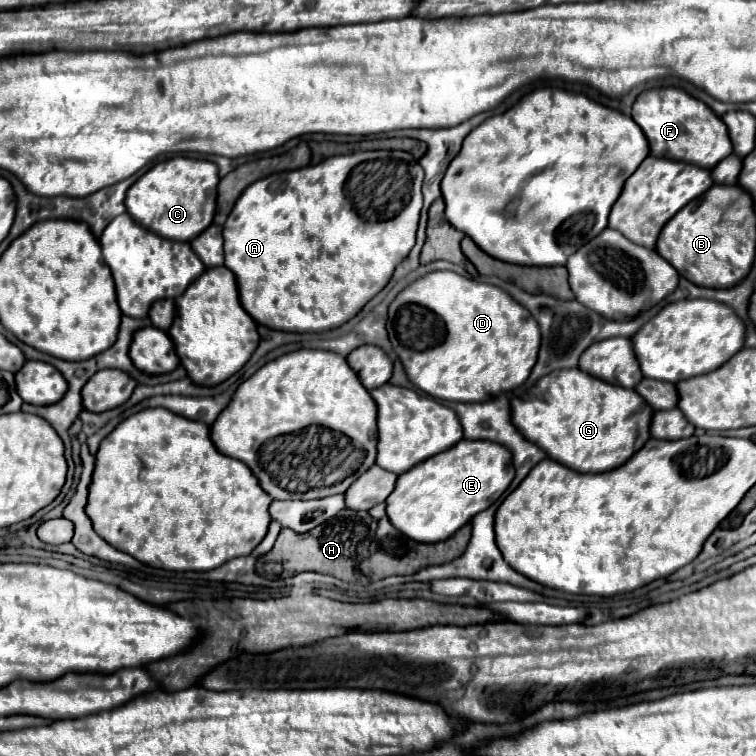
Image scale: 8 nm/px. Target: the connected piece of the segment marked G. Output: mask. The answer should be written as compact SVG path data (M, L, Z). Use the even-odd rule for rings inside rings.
M579 368L555 370L555 374L547 374L531 388L531 392L515 398L511 402L511 410L513 424L527 440L545 450L549 458L577 472L609 472L625 464L649 440L649 424L653 414L651 406L647 406L647 402L643 402L635 390L609 384Z

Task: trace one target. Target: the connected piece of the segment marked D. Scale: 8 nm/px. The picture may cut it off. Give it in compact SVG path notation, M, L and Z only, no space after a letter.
M449 270L429 272L407 286L389 306L387 332L409 380L433 398L455 402L485 402L501 392L519 388L537 362L541 340L539 326L535 318L531 318L531 312L505 290Z

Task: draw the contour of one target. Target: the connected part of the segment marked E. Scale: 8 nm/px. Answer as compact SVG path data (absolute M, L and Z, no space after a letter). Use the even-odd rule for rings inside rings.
M461 440L397 478L397 486L387 498L387 518L415 542L441 542L471 522L475 514L487 510L509 488L513 476L513 458L505 446L487 440Z

